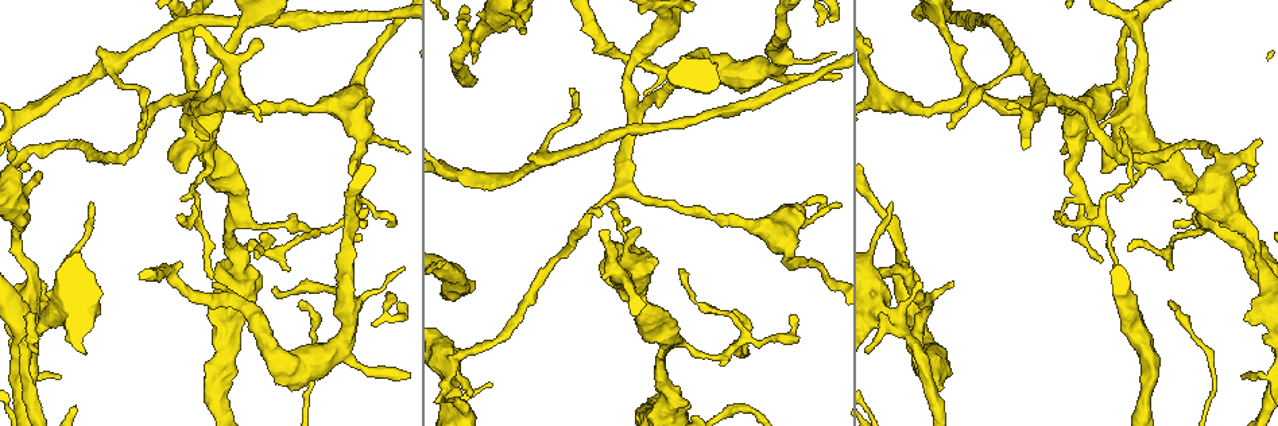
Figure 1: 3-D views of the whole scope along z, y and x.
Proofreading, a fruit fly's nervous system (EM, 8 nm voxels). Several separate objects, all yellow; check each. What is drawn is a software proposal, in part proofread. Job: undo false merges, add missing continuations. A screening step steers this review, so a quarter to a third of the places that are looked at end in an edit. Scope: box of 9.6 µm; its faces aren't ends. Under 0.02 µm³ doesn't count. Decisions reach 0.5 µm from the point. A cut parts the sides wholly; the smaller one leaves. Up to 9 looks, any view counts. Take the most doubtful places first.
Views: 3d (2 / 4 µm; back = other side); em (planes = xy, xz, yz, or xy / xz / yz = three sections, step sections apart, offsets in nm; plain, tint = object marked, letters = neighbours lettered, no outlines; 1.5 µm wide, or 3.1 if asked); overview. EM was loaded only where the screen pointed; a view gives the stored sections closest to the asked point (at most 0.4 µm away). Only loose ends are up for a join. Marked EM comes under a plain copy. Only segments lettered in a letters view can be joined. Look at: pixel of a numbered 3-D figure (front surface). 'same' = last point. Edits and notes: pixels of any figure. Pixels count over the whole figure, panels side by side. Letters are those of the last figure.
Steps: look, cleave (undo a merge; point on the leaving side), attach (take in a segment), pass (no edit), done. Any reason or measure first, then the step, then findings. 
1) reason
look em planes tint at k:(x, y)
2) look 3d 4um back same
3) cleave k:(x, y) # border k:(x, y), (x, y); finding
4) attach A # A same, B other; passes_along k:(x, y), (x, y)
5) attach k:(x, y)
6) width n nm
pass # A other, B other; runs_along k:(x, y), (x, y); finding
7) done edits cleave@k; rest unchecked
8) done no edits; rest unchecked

branch stops here
look 3d 4um at 1:(1063, 217)

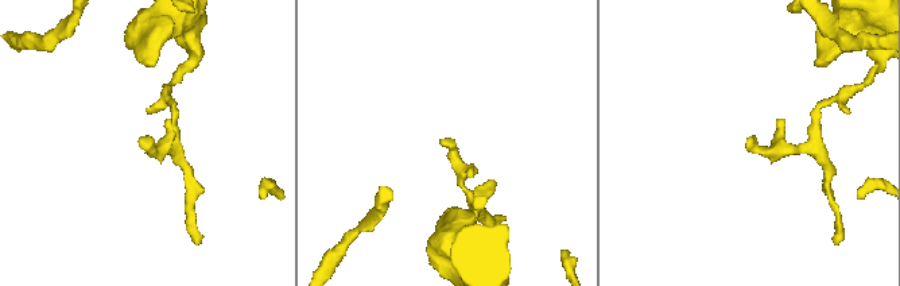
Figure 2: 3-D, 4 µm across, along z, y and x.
now the EM
look em planes letters at 2:(142, 139)

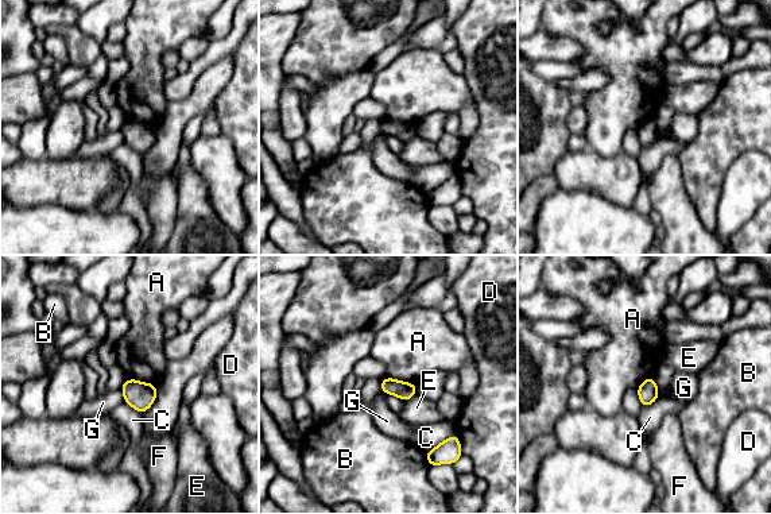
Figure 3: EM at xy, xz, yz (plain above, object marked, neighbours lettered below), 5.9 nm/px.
pass # A other, B other, C other, D other, E other, F other, G other; border 3:(128, 378), (150, 382), (155, 386); no lettered segment goes on from it

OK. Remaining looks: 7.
an open end
look em planes letters at 1:(1251, 175)

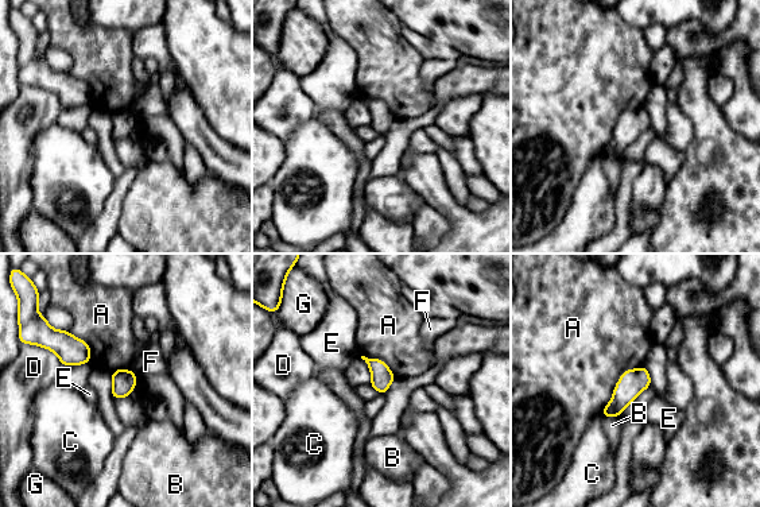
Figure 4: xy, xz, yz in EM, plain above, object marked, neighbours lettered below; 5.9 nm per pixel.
width 130 nm
attach F # A other, B other, C other, D other, E other, F same, G other; passes_along 4:(124, 380), (134, 374), (151, 362); it goes on there

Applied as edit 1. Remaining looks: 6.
redraw
look overview

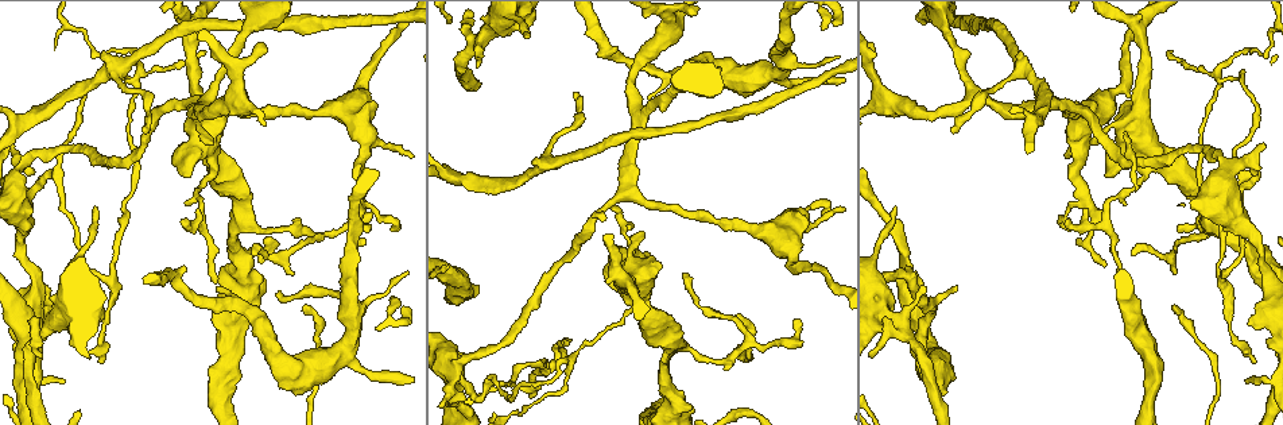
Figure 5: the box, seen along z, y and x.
look 3d 2um at 5:(895, 208)

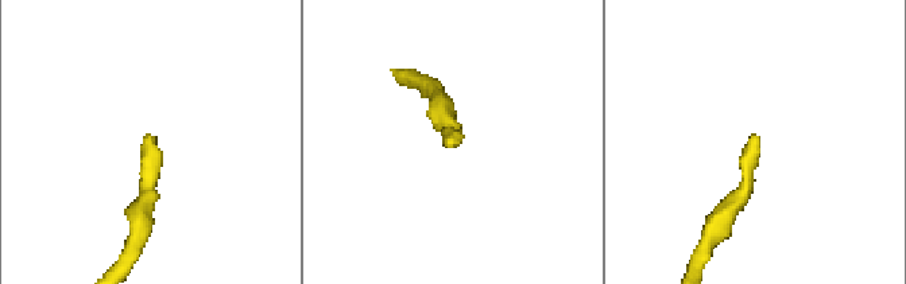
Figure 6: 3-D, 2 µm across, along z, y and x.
look em yz step 4 letters at 6:(754, 137)

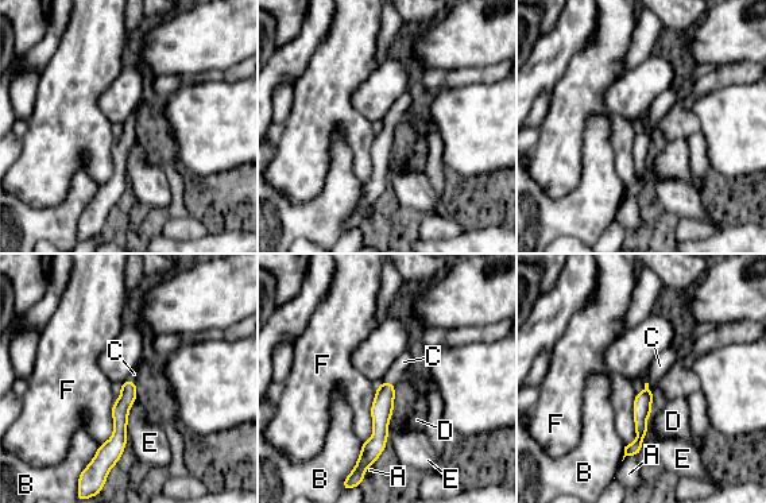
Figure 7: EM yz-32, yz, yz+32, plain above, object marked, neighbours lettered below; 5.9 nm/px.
look em planes letters same

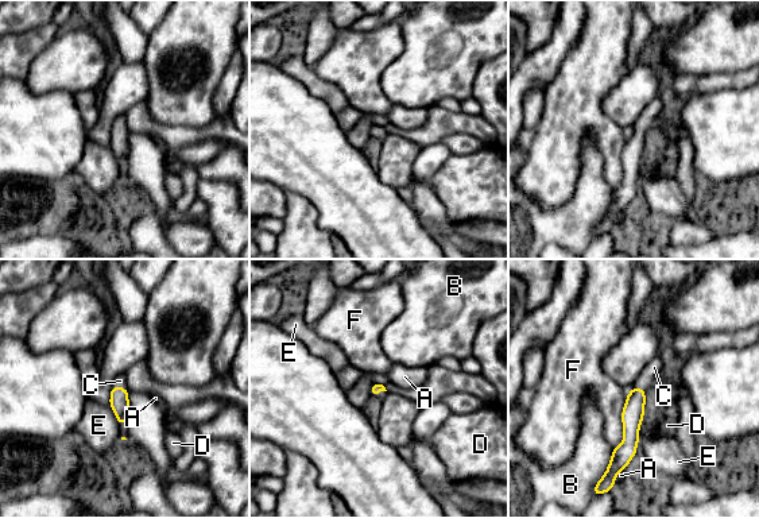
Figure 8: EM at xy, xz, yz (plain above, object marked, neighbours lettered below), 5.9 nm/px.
attach C # A other, B other, C same, D other, E other, F other; passes_along 8:(119, 402), (120, 387), (120, 381); it goes on there

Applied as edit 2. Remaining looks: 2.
done edits attach@4, attach@8; rest unchecked

